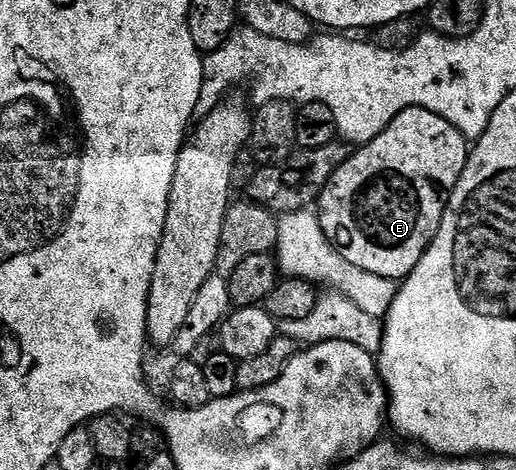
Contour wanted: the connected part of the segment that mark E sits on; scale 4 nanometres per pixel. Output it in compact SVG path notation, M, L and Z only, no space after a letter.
M411 107L386 125L378 137L357 146L348 160L330 177L318 200L318 216L325 237L338 254L367 272L395 281L408 278L432 244L442 225L444 210L464 172L470 150L469 140L450 121L421 107Z

